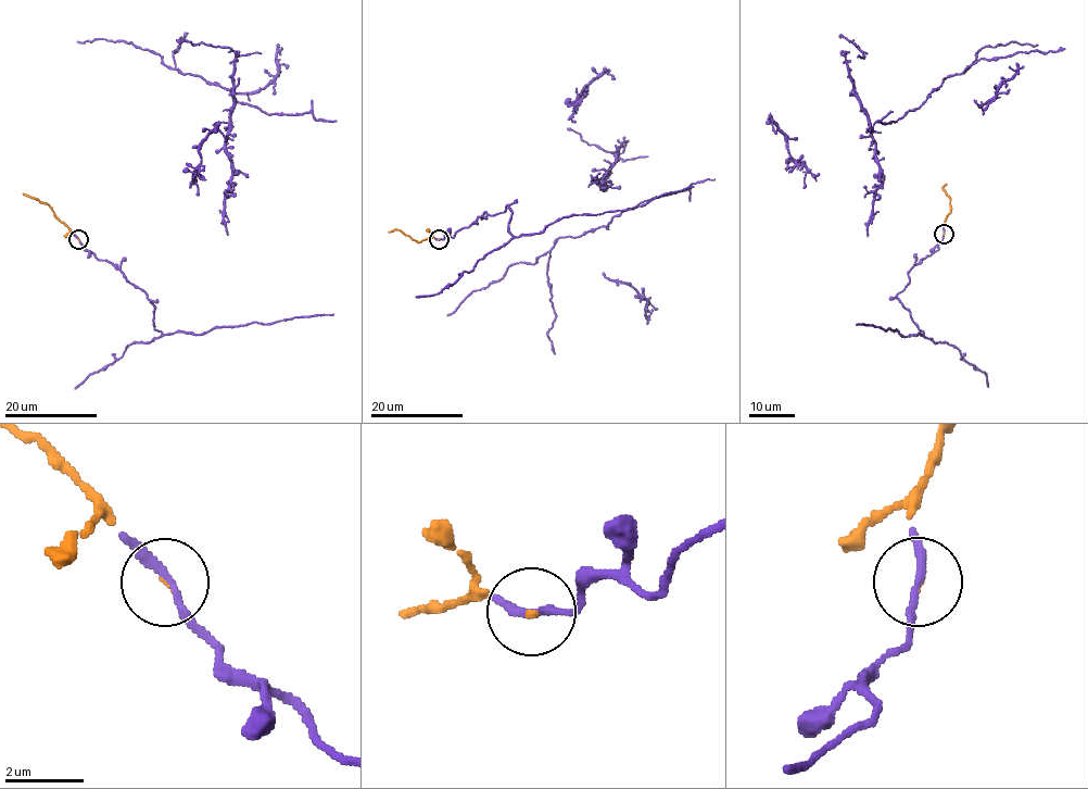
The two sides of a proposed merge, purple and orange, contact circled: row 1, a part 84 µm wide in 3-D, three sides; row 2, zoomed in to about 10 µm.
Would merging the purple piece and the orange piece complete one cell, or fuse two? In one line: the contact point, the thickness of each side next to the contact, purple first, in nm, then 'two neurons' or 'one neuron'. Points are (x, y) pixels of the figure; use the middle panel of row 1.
at (439, 239); 200 nm thick on the purple side, 50 nm on the other; one neuron

